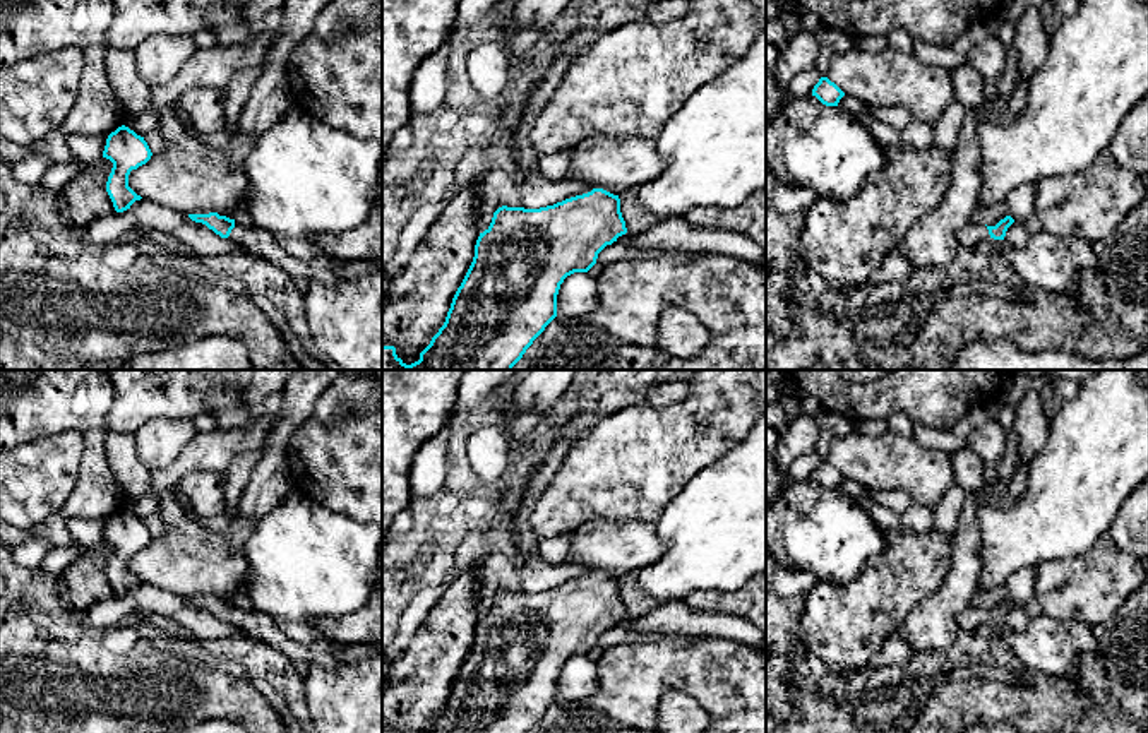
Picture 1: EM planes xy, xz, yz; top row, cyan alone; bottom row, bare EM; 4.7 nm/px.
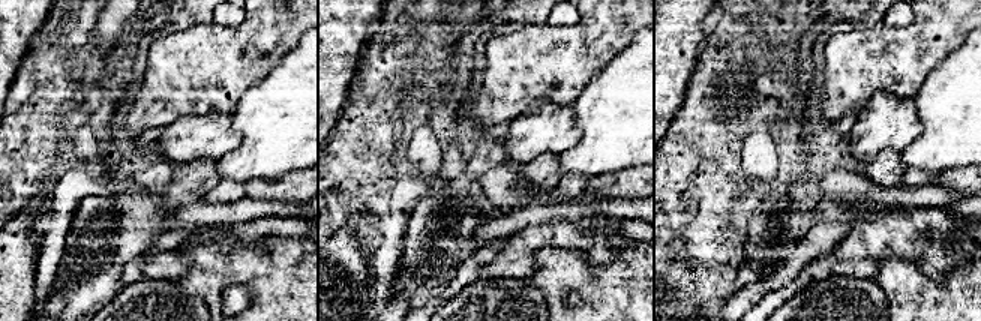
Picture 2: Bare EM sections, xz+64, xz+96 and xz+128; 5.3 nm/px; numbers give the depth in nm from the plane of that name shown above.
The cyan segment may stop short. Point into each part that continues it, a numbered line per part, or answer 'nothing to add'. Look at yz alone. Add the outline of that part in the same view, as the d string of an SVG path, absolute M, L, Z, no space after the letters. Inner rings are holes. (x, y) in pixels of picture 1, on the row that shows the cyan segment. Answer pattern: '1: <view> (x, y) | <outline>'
1: yz (974, 233) | M972 221L958 233L958 243L961 248L977 248L982 241L990 240L985 223Z

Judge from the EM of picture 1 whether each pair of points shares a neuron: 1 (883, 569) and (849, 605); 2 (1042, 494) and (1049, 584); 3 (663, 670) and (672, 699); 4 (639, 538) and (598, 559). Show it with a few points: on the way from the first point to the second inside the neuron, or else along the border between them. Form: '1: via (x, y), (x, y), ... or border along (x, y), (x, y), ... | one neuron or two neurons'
1: via (876, 578), (857, 596) | one neuron
2: border along (1087, 550), (1078, 555), (1046, 559), (1034, 567) | two neurons
3: border along (657, 706), (667, 691), (681, 689), (705, 709) | two neurons
4: via (629, 547), (609, 548) | one neuron

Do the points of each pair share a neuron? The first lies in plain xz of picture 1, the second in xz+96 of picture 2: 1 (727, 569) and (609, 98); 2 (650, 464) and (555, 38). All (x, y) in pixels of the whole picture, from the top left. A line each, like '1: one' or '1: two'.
1: one
2: one

